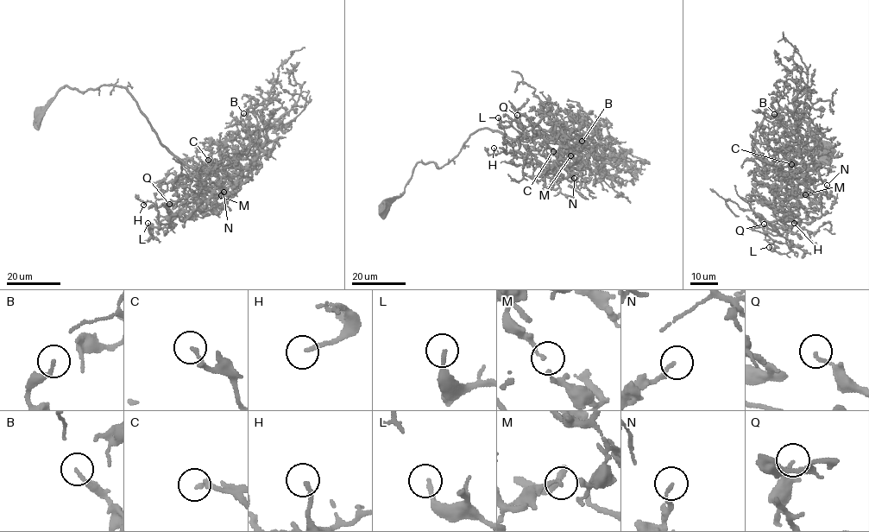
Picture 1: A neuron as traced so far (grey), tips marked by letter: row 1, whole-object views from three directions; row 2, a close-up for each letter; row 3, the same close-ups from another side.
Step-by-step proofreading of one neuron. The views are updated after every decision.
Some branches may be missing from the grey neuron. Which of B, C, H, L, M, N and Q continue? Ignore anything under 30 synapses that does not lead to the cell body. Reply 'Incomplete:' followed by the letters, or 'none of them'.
Incomplete: C, H, L

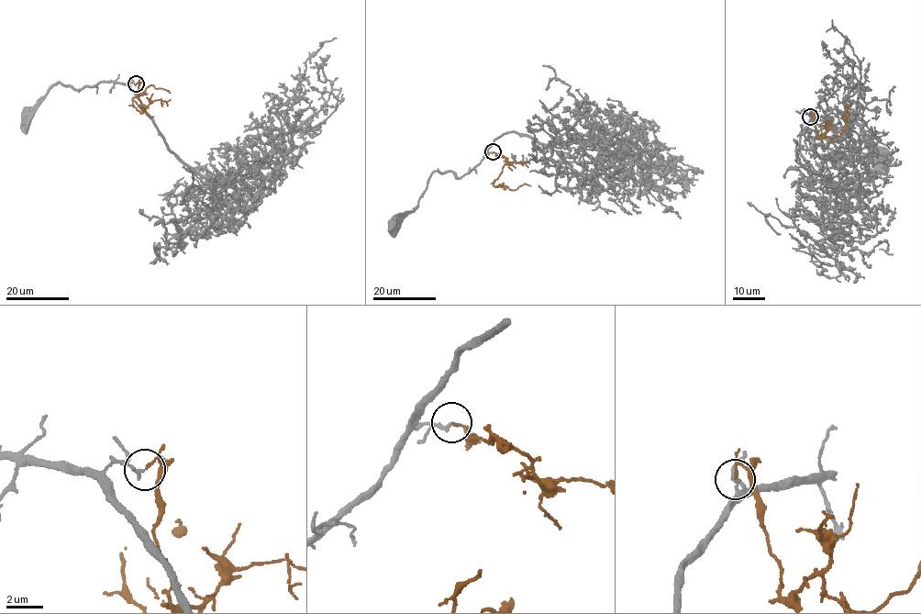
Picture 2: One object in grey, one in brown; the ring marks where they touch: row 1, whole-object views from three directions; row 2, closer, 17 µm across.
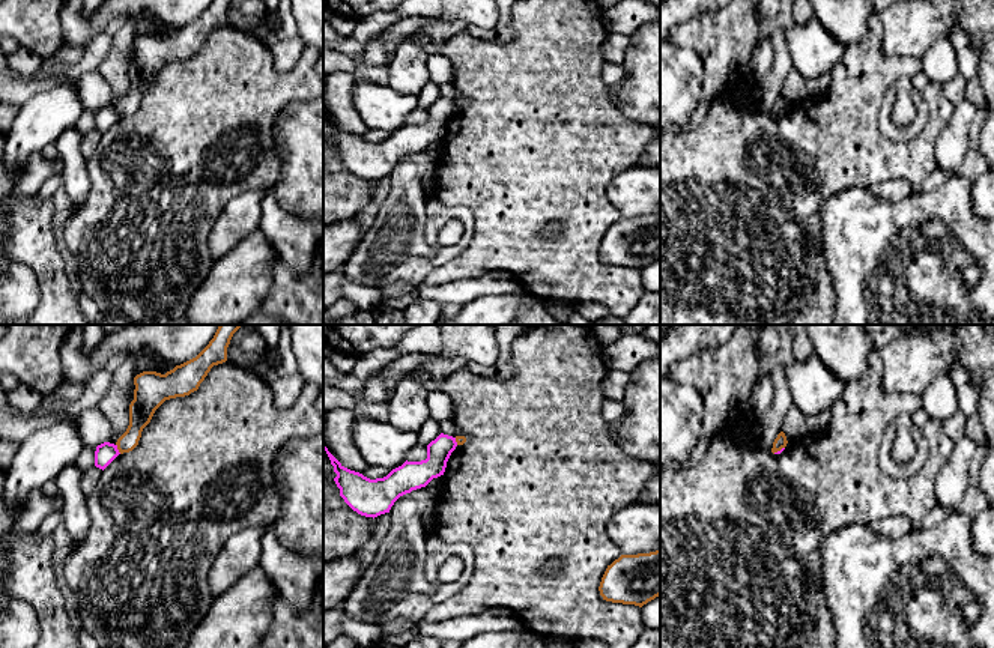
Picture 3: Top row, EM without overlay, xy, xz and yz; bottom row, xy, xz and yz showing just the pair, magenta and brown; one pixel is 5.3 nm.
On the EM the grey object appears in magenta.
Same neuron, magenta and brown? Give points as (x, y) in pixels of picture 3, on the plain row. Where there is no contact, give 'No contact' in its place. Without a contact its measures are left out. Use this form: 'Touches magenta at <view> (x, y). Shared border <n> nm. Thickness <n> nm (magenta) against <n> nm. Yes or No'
Touches magenta at xy (116, 112). Shared border 60 nm. Thickness 110 nm (magenta) against 140 nm. No

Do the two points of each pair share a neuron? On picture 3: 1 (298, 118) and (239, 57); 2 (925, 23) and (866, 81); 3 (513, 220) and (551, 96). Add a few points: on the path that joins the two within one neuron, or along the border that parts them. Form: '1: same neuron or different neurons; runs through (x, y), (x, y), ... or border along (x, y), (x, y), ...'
1: different neurons; border along (307, 99), (290, 102), (280, 113), (274, 139)
2: different neurons; border along (880, 21), (883, 50), (918, 59)
3: same neuron; runs through (515, 190), (518, 158), (540, 136), (540, 127)

